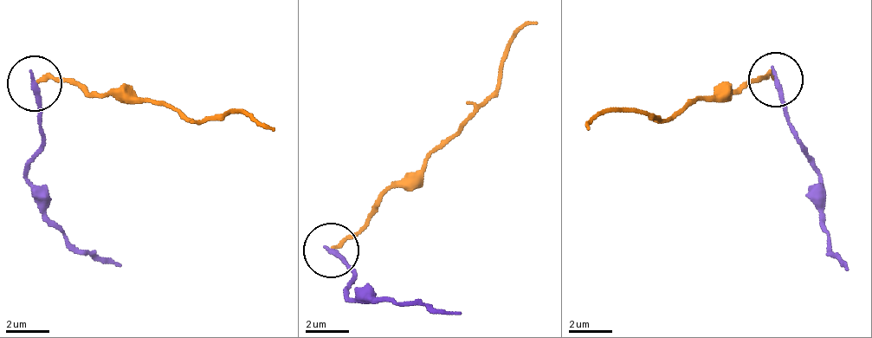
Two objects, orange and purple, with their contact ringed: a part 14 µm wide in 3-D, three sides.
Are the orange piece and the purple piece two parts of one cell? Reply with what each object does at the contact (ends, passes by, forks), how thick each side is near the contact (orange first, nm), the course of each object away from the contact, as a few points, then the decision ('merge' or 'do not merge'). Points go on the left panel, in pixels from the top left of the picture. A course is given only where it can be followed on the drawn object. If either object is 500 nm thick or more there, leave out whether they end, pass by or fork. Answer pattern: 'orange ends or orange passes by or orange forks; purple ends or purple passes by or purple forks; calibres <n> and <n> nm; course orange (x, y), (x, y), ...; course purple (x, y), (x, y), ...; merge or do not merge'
orange ends; purple ends; calibres 170 and 240 nm; course orange (38, 84), (77, 81), (102, 98), (165, 100), (198, 123), (229, 113), (242, 115), (273, 133); course purple (32, 84), (41, 133), (26, 170), (30, 198), (73, 246), (119, 267); do not merge

